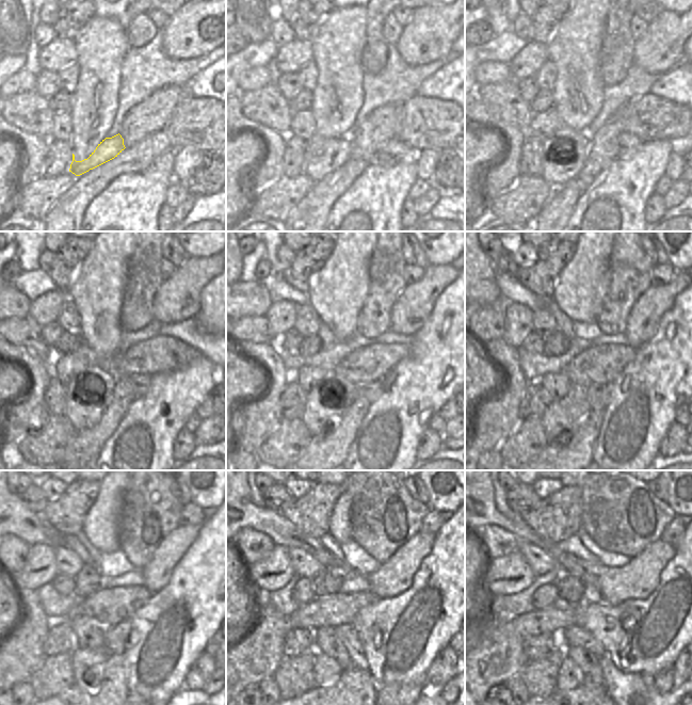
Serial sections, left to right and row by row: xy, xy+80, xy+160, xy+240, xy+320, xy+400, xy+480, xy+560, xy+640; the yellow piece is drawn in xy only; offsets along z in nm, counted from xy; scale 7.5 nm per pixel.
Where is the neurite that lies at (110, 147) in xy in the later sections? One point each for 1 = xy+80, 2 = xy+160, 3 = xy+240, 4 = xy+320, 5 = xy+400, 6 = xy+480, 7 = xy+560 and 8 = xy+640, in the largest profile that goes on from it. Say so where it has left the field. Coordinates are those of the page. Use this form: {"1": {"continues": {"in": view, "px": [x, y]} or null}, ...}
{"1": {"continues": {"in": "xy+80", "px": [336, 151]}}, "2": {"continues": {"in": "xy+160", "px": [559, 170]}}, "3": {"continues": {"in": "xy+240", "px": [83, 407]}}, "4": {"continues": {"in": "xy+320", "px": [324, 405]}}, "5": {"continues": {"in": "xy+400", "px": [565, 414]}}, "6": {"continues": {"in": "xy+480", "px": [87, 665]}}, "7": {"continues": {"in": "xy+560", "px": [326, 671]}}, "8": {"continues": {"in": "xy+640", "px": [569, 676]}}}

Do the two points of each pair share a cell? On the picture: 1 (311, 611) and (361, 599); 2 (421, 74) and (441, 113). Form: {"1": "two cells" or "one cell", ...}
{"1": "one cell", "2": "two cells"}

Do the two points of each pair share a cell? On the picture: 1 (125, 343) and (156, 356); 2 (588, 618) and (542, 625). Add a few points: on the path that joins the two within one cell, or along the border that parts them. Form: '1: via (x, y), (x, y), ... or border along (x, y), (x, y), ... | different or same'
1: border along (155, 336), (138, 341), (119, 353) | different
2: border along (580, 605), (580, 618), (575, 624) | different

